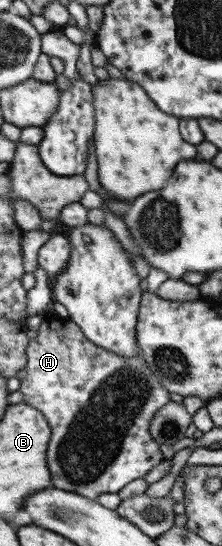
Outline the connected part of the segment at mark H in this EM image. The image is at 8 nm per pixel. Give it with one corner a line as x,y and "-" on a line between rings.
46,316
37,331
38,335
36,335
36,338
30,339
26,351
27,364
21,376
19,391
24,394
24,403
34,406
39,412
42,412
51,427
48,467
50,467
50,475
52,475
52,485
58,487
58,489
64,489
64,491
78,493
78,495
91,500
97,500
98,496
102,494
117,494
128,483
144,477
163,460
160,444
150,435
149,427
154,414
170,401
170,392
161,384
160,377
158,377
156,371
140,355
138,357
124,358
116,355
116,353
110,353
110,351
106,351
106,349
102,349
98,345
94,345
92,341
88,341
89,339
84,335
82,329
69,318

